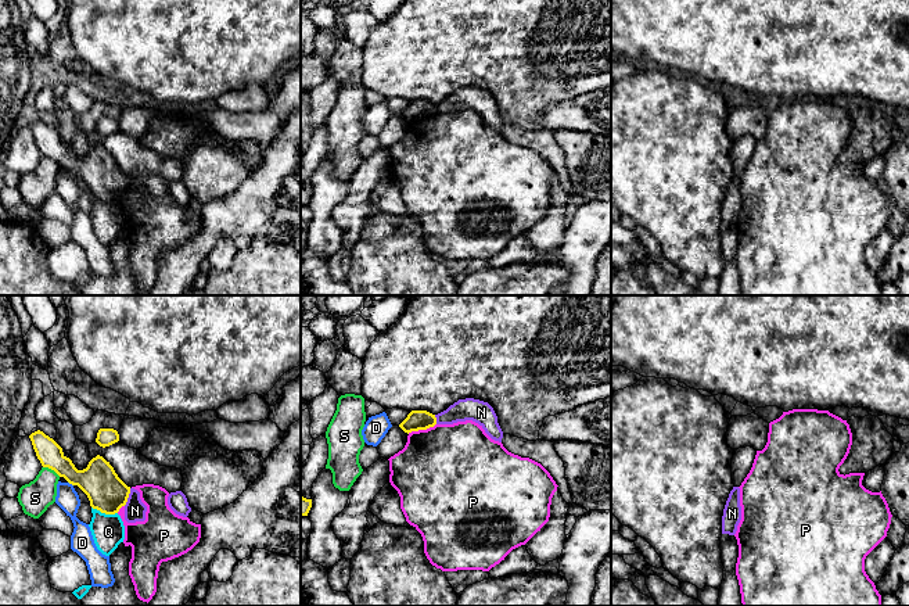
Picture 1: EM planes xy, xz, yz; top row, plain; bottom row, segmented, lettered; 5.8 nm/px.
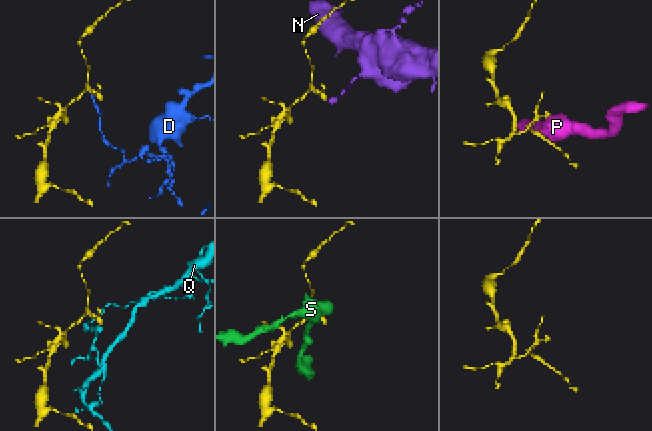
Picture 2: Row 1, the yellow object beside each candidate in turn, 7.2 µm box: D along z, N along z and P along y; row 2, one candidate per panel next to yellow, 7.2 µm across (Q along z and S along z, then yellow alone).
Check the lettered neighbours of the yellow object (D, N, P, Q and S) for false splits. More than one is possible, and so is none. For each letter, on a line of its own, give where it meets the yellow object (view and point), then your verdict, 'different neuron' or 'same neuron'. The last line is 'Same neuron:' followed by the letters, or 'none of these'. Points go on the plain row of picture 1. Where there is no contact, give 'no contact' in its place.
D: contact xy (71, 172); different neuron
N: contact xy (128, 186); different neuron
P: contact xz (421, 118); different neuron
Q: contact xy (104, 201); different neuron
S: contact xy (51, 158); different neuron
Same neuron: none of these

